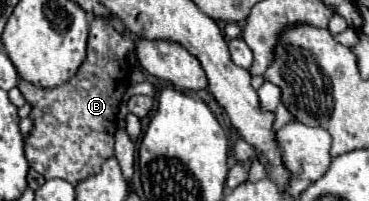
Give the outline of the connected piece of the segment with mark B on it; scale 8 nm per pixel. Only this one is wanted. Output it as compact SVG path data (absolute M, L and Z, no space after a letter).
M95 17L89 27L87 57L71 81L55 89L39 89L27 81L17 85L31 105L29 119L33 121L33 131L25 139L25 155L31 169L45 179L65 179L71 185L101 171L103 161L113 155L115 119L129 87L131 65L127 55L131 51L133 41L129 37L117 33L107 19Z

